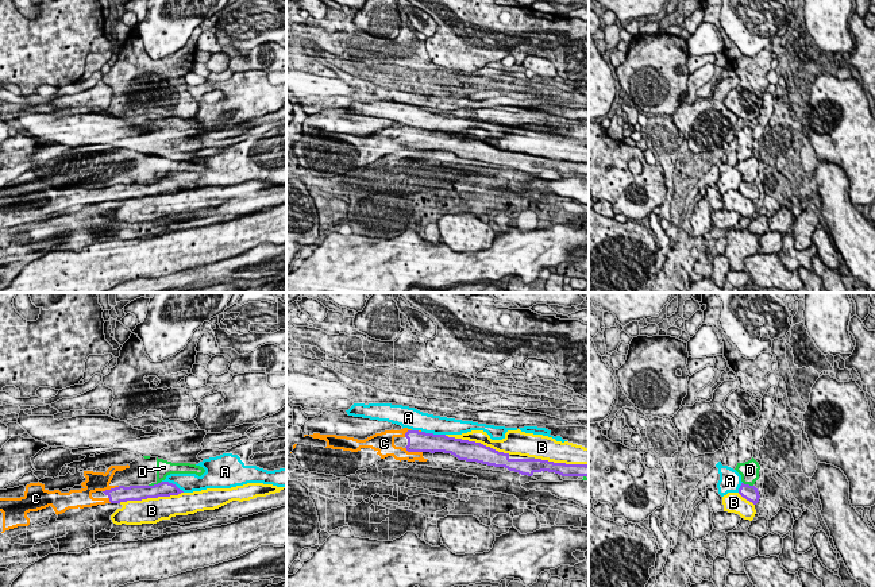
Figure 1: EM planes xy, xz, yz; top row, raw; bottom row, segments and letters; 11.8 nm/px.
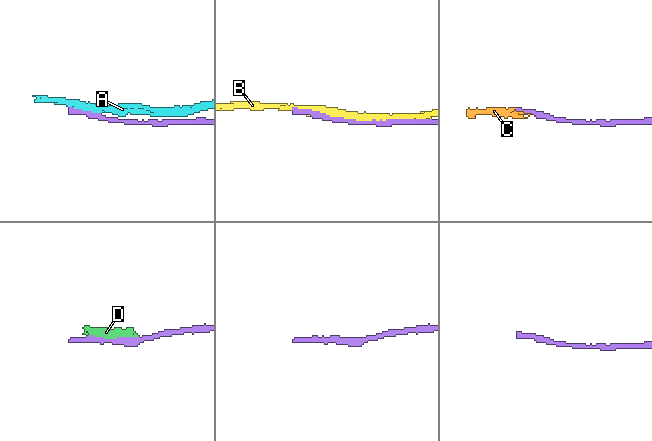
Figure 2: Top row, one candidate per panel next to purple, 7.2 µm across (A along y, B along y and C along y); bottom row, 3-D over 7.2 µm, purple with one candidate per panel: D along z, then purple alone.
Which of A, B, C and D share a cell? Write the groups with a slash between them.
A / B / C / D

